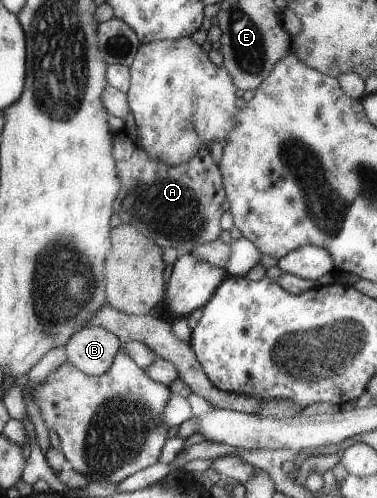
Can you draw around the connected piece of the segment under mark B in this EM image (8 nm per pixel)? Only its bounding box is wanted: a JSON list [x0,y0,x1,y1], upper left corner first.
[65,327,121,376]

